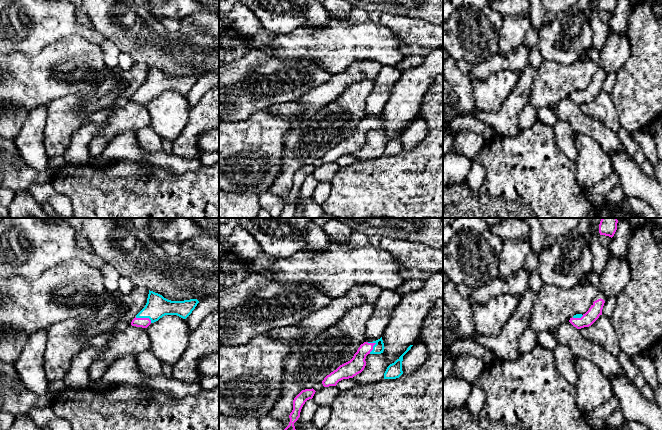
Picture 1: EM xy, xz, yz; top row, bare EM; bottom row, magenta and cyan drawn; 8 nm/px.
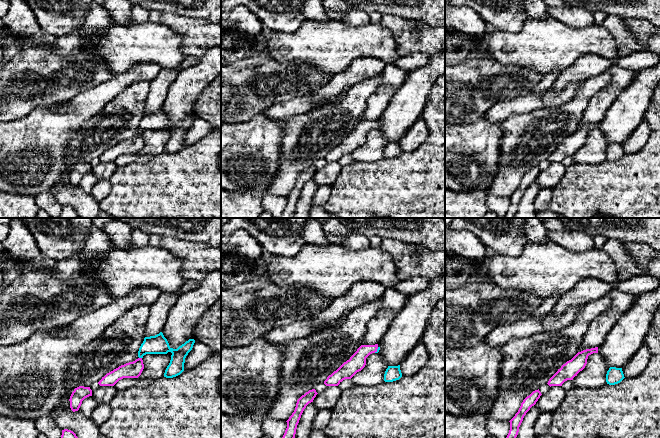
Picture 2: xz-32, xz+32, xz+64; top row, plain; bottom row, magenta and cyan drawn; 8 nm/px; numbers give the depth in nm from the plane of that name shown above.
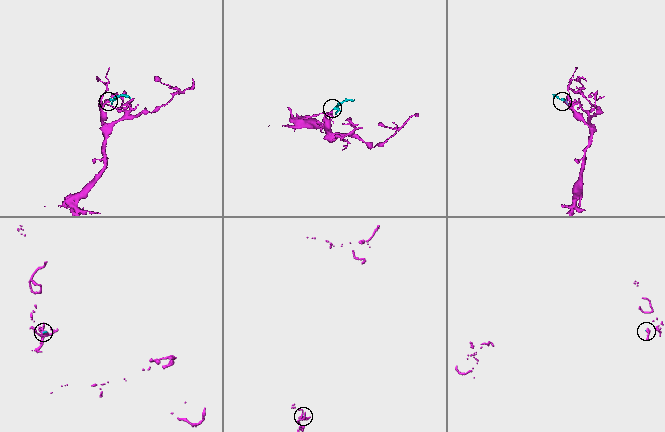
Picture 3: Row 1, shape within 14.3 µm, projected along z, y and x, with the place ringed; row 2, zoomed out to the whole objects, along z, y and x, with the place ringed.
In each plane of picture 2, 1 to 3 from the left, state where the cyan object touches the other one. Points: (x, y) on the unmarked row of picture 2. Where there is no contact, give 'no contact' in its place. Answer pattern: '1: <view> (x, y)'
1: xz-32 (140, 134)
2: xz+32 (376, 126)
3: no contact

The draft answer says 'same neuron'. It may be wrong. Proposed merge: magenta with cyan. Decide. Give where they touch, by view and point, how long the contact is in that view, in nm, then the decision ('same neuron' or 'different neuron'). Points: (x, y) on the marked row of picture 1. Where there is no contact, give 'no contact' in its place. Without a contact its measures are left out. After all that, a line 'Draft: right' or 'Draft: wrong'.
xz (372, 348) | 110 nm | same neuron
Draft: right

